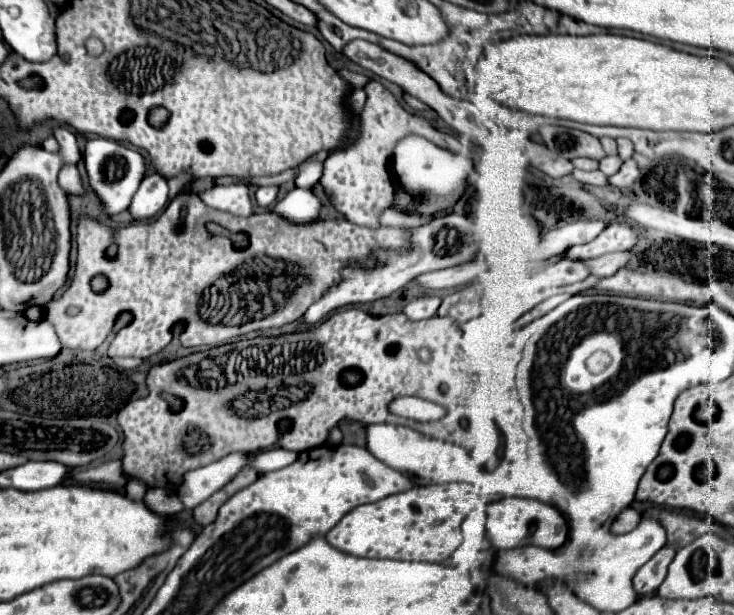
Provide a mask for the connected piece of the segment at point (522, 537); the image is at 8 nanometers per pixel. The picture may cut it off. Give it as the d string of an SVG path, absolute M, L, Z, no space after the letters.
M501 498L487 508L487 538L497 550L513 550L523 546L559 548L567 540L567 522L561 512L549 504L527 498Z

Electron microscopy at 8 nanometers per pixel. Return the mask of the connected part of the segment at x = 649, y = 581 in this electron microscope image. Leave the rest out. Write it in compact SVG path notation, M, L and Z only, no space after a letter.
M663 546L647 564L643 564L635 578L633 578L633 586L637 590L637 594L641 596L647 596L647 594L653 594L661 582L665 580L665 574L667 574L667 566L669 562L673 560L677 552L677 546Z

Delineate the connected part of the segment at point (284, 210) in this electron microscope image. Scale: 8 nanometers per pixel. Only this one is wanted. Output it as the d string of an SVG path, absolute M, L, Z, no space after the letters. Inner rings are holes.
M295 188L281 202L277 202L273 212L293 222L311 222L319 218L319 208L321 200L309 188Z

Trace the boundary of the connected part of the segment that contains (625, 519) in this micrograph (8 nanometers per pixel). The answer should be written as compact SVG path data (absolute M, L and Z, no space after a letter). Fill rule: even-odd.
M625 508L625 510L619 514L619 518L613 522L613 528L611 528L611 530L613 530L615 534L625 534L625 532L633 530L639 520L641 520L641 516L639 516L633 508Z

